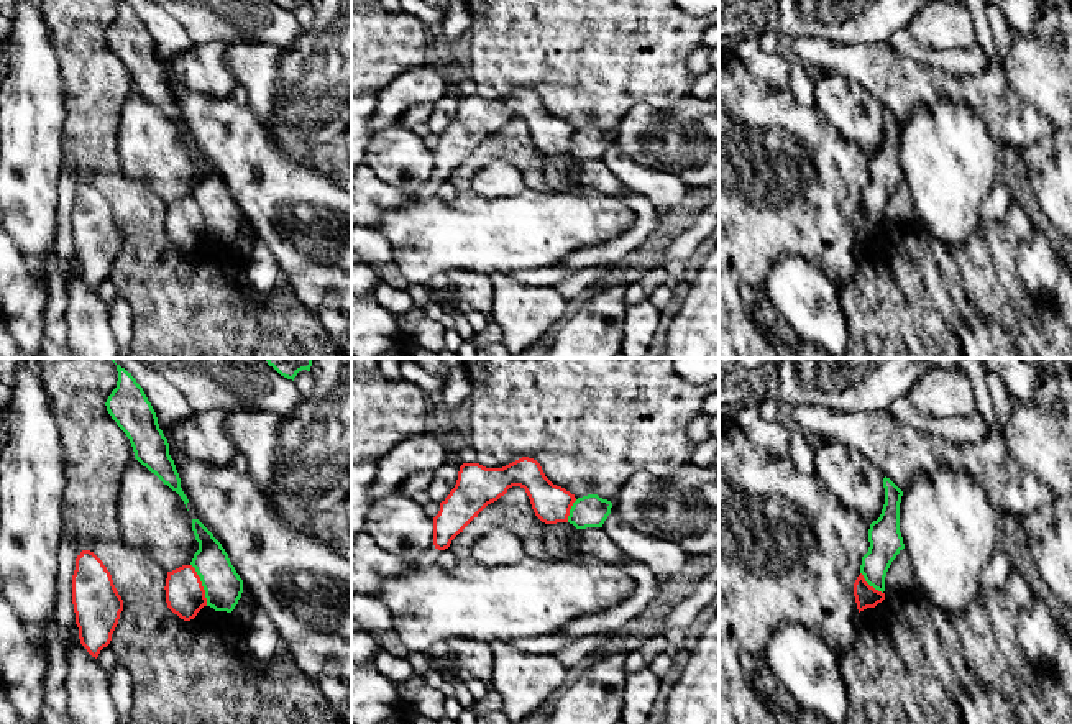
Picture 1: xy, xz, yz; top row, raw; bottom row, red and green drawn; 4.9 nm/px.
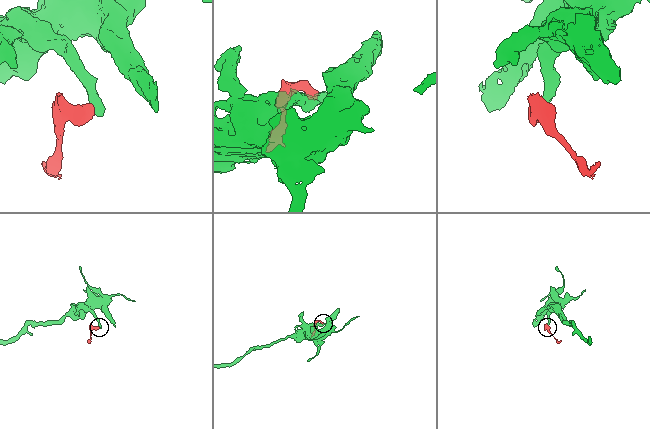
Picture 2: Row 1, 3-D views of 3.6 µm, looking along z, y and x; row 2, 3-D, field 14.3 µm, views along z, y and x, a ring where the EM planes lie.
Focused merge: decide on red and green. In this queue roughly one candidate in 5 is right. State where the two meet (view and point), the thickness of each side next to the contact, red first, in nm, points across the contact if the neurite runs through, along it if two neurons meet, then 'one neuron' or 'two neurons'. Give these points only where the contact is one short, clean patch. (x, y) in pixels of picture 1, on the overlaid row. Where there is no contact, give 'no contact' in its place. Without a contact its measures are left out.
xy (201, 585) | 190/190 nm | along xy (191, 564), (199, 577), (207, 605) | two neurons

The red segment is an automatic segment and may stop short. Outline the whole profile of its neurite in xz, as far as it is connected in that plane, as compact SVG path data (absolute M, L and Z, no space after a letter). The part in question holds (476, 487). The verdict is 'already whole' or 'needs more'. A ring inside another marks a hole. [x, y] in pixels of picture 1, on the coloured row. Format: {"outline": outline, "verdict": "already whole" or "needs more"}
{"outline": "M522 457L502 468L463 463L455 488L440 503L440 511L433 517L435 549L448 549L451 540L488 504L497 501L512 486L525 489L532 509L542 522L568 522L576 498L565 488L553 485L537 460Z", "verdict": "already whole"}

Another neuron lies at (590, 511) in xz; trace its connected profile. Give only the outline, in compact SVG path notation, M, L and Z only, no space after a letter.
M598 494L578 498L570 509L568 522L576 529L602 527L611 508L612 503Z

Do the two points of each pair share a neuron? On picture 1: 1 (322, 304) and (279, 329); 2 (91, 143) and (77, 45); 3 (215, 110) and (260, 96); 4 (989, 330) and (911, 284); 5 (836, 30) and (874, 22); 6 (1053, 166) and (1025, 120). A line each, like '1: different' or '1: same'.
1: different
2: same
3: different
4: different
5: same
6: different

